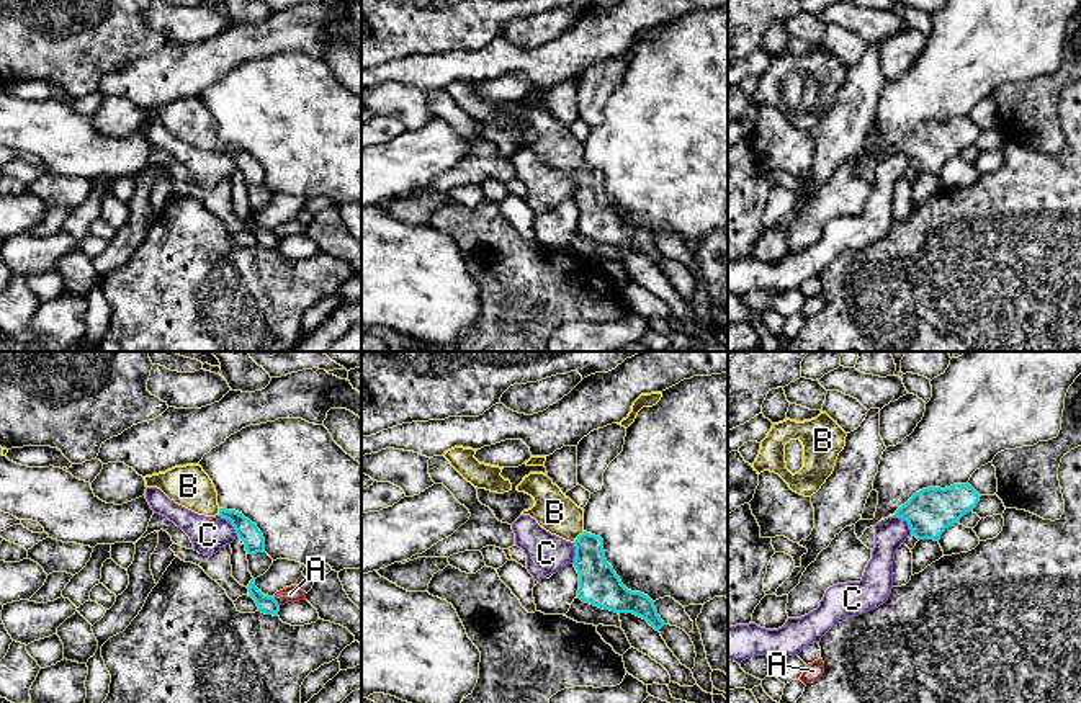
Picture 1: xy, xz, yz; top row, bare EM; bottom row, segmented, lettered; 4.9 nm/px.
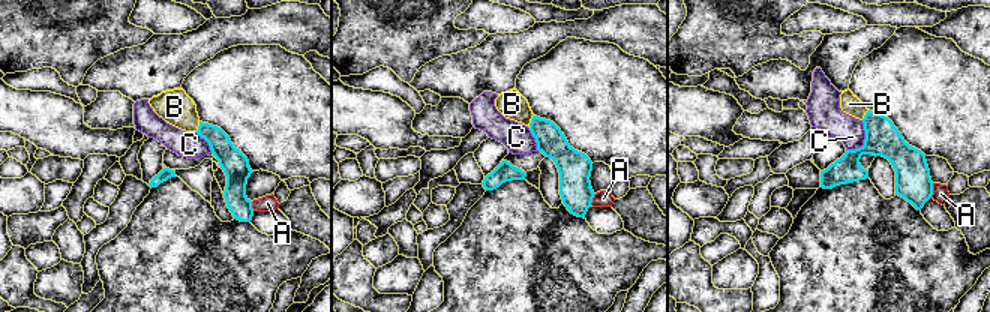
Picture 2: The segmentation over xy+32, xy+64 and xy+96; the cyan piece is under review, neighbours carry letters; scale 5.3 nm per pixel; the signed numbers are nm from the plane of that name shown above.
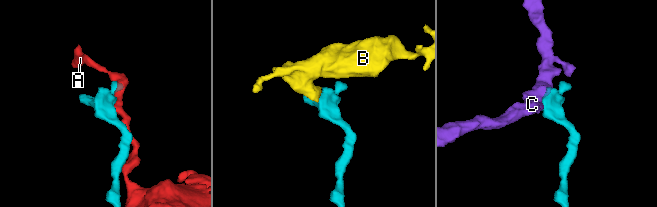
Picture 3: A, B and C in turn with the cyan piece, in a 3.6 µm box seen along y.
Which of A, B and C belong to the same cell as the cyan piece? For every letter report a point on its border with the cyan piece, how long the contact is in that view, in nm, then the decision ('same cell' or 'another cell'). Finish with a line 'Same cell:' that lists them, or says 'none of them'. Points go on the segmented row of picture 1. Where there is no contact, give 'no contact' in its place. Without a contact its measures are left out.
A: xy (277, 602) | 50 nm | another cell
B: xz (578, 537) | 80 nm | same cell
C: yz (906, 520) | 130 nm | another cell
Same cell: B

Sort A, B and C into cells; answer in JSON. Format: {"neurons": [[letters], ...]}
{"neurons": [["A"], ["B"], ["C"]]}

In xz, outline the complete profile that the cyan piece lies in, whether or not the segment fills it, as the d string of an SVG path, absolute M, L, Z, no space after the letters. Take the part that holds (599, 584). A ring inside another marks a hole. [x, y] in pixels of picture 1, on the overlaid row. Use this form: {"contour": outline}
{"contour": "M530 472L517 490L535 500L535 505L522 515L530 515L541 528L574 544L574 567L579 574L577 597L582 602L615 613L633 613L656 631L666 625L648 595L631 592L621 584L605 559L603 540L584 530L584 508L566 497L546 474Z"}

